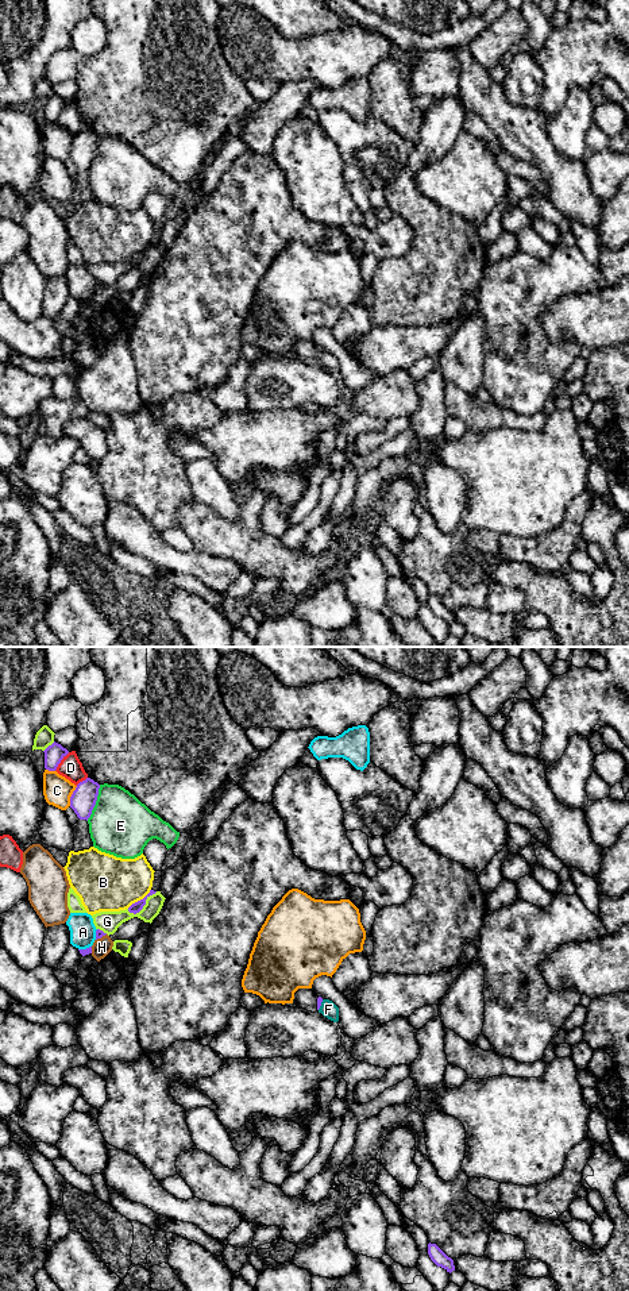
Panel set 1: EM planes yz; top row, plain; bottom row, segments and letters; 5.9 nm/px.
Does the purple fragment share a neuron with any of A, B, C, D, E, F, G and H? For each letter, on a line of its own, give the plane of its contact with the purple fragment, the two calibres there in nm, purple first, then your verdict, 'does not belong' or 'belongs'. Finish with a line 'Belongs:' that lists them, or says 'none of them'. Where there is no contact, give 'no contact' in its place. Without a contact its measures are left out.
A: yz | 40/160 nm | does not belong
B: yz | 70/340 nm | does not belong
C: yz | 150/170 nm | does not belong
D: yz | 110/140 nm | does not belong
E: yz | 150/360 nm | does not belong
F: yz | 30/100 nm | belongs
G: yz | 70/130 nm | does not belong
H: yz | 50/110 nm | does not belong
Belongs: F

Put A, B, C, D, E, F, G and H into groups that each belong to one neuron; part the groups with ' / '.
A / B / C / D / E / F / G / H

